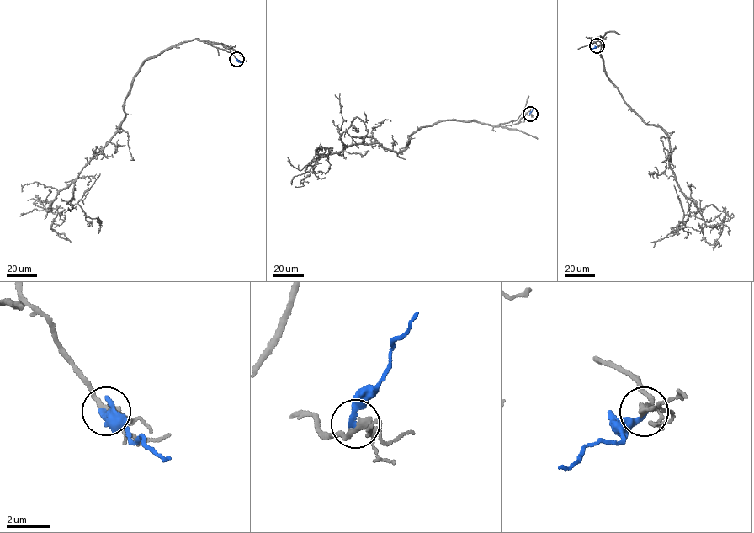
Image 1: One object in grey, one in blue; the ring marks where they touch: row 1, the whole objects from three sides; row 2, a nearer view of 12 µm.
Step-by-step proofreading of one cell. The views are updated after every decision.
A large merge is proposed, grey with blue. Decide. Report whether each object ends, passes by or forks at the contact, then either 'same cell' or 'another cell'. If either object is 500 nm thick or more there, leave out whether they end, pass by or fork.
grey forks there; blue ends there; same cell

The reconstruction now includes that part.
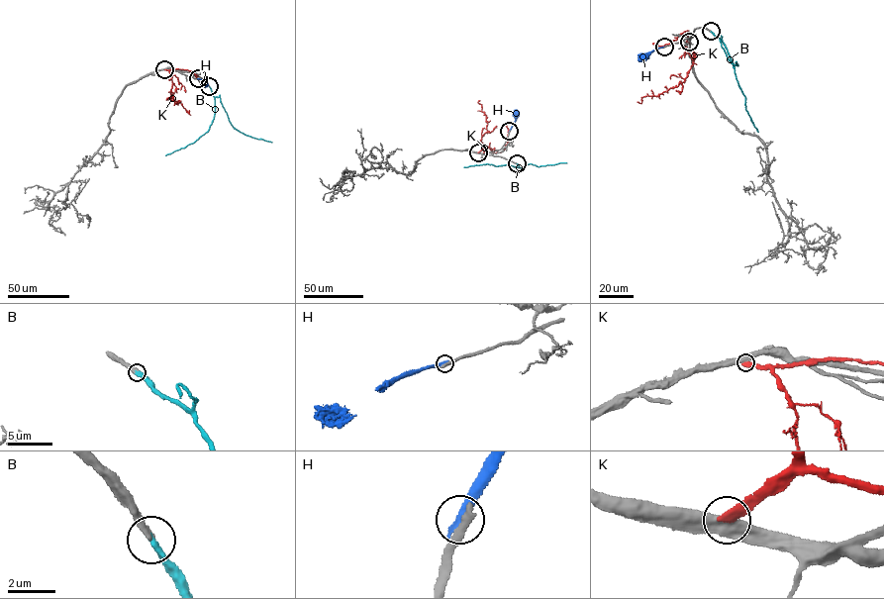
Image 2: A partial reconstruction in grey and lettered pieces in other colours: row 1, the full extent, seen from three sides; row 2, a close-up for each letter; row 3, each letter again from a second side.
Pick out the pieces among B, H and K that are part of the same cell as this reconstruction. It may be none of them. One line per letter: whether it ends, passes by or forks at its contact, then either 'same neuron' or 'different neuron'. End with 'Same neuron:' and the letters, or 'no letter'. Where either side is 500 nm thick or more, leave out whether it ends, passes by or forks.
B: it ends; same neuron
H: it ends; different neuron
K: different neuron
Same neuron: B

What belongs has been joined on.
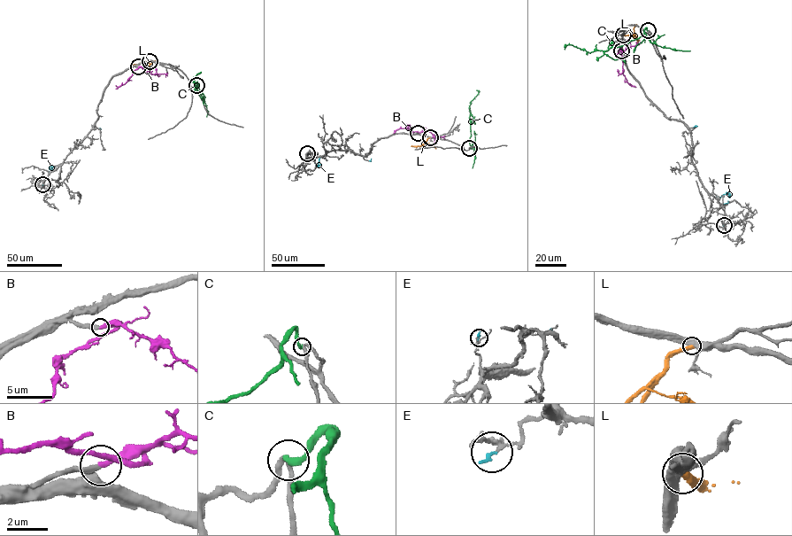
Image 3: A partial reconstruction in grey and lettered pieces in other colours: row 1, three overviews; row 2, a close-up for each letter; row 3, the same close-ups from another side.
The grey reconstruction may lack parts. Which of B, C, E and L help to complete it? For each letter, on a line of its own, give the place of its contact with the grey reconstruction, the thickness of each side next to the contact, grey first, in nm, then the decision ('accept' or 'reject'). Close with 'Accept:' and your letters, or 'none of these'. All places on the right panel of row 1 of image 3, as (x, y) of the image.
B: meets grey at (621, 50); 260 nm thick on the grey side, 320 nm on the other; accept
C: meets grey at (648, 30); 220 nm thick on the grey side, 280 nm on the other; reject
E: meets grey at (724, 225); 90 nm thick on the grey side, 140 nm on the other; reject
L: meets grey at (623, 34); 440 nm thick on the grey side, 360 nm on the other; reject
Accept: B

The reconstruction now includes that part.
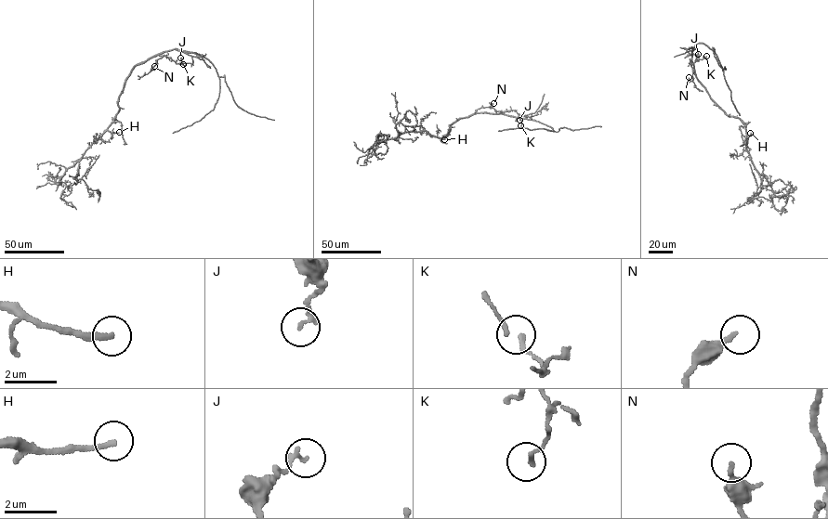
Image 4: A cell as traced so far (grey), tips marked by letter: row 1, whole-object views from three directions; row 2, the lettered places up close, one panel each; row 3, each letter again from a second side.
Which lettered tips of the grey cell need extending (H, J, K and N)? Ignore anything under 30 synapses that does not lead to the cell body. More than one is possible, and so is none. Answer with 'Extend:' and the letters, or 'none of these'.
Extend: H

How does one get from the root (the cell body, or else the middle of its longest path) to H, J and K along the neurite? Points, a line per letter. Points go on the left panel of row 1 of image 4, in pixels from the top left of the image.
H: (131, 71), (119, 96), (120, 109), (107, 129), (111, 133), (119, 132)
J: (131, 71), (137, 65), (157, 55), (169, 58), (177, 64), (181, 62), (180, 58)
K: (131, 71), (137, 65), (157, 55), (183, 64)

